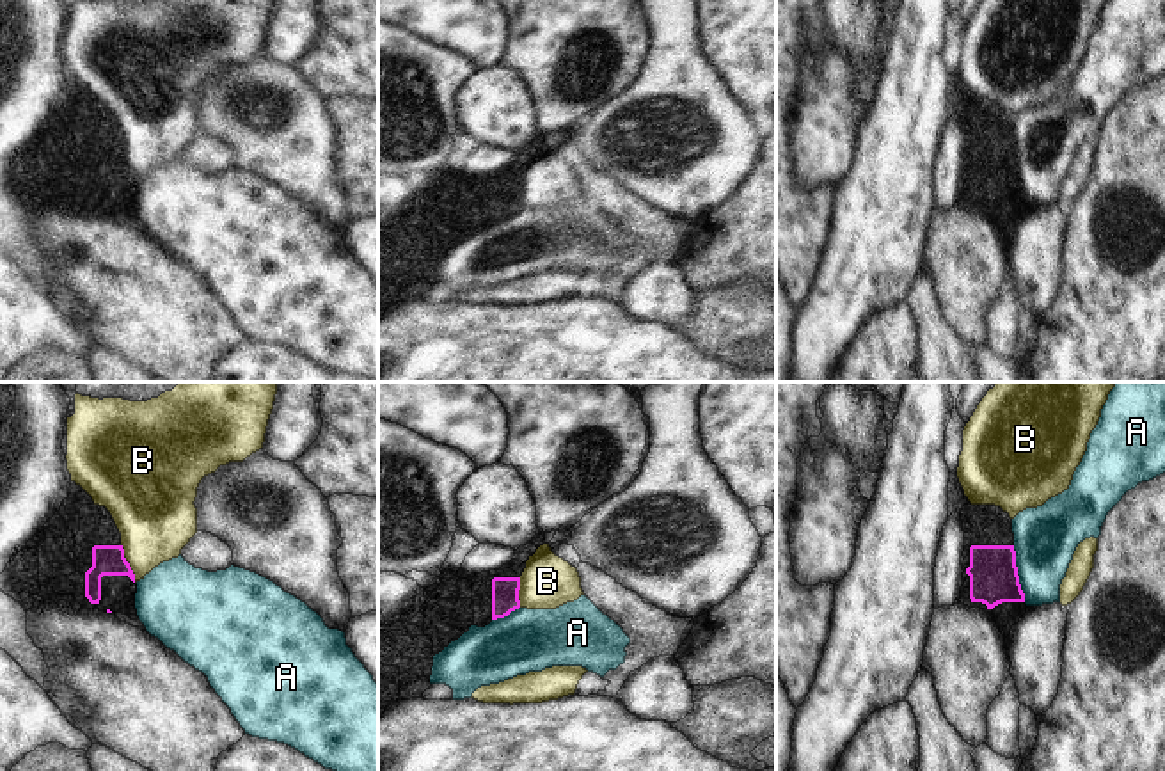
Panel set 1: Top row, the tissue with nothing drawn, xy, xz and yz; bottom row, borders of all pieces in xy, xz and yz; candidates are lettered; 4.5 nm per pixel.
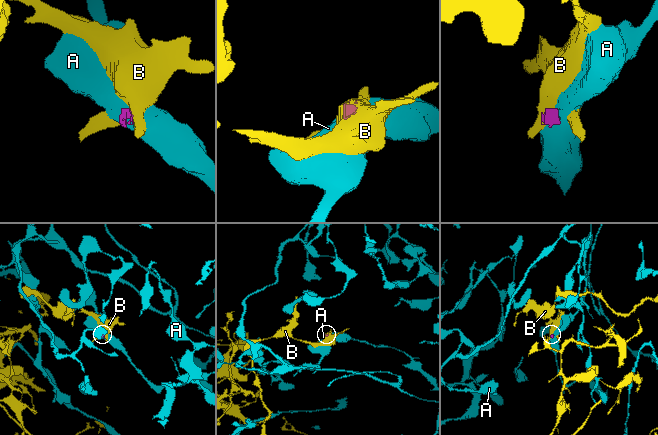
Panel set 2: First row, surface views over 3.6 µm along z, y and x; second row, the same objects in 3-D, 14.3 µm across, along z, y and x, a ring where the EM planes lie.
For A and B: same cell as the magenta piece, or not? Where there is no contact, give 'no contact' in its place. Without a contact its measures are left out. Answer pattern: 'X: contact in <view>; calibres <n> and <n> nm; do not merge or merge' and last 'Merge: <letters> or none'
A: contact in yz; calibres 220 and 280 nm; merge
B: contact in xy; calibres 140 and 360 nm; do not merge
Merge: A

